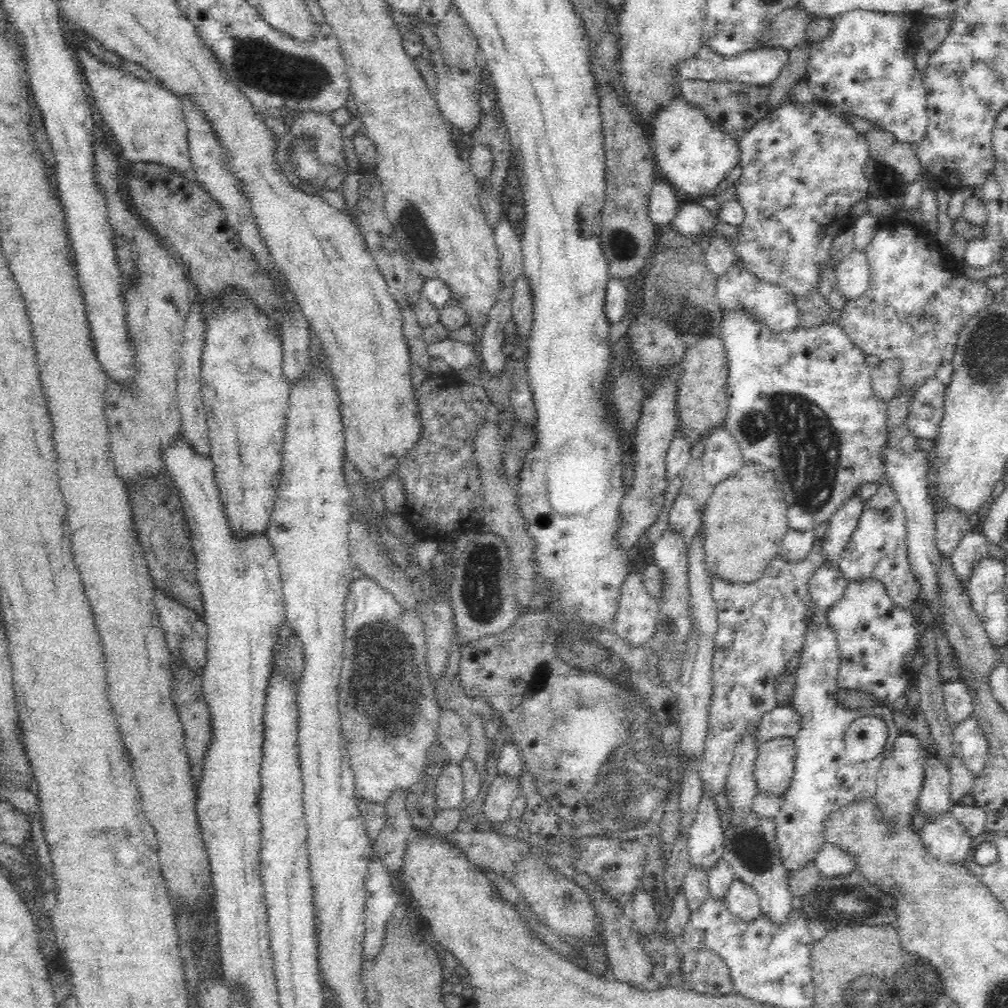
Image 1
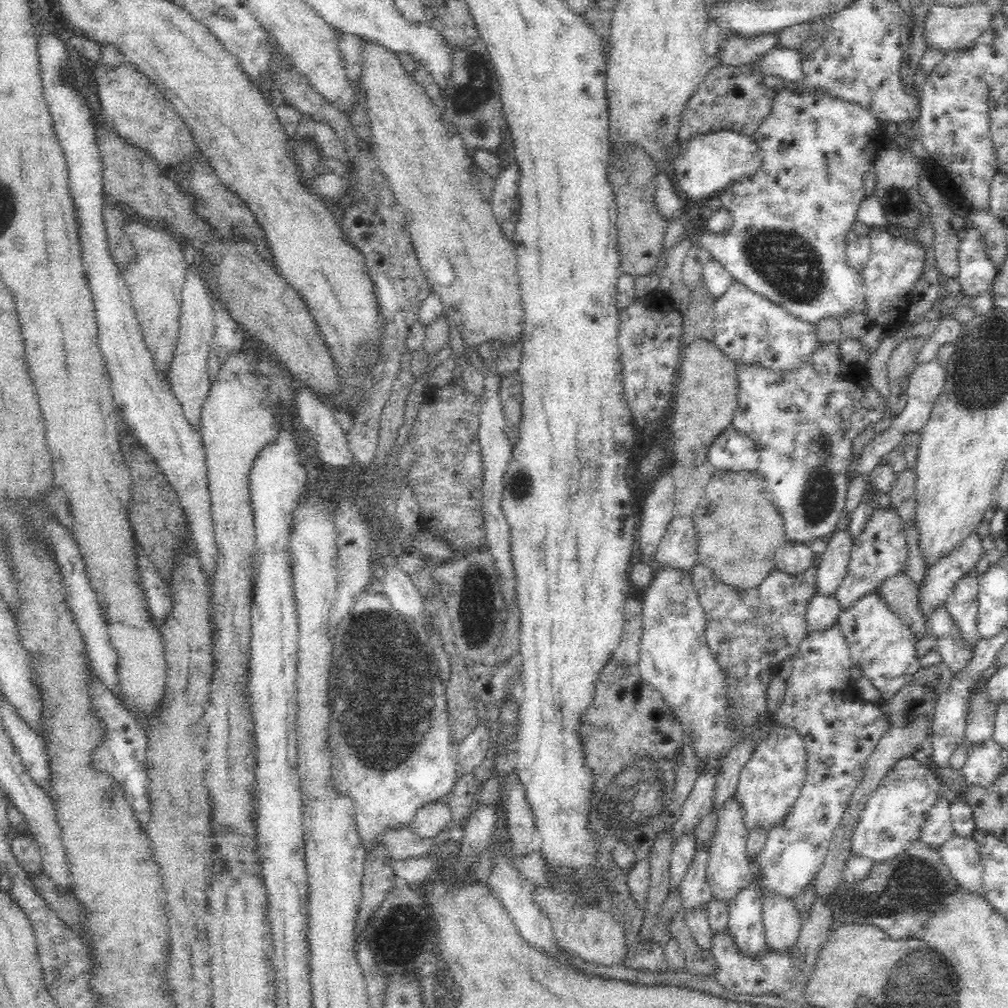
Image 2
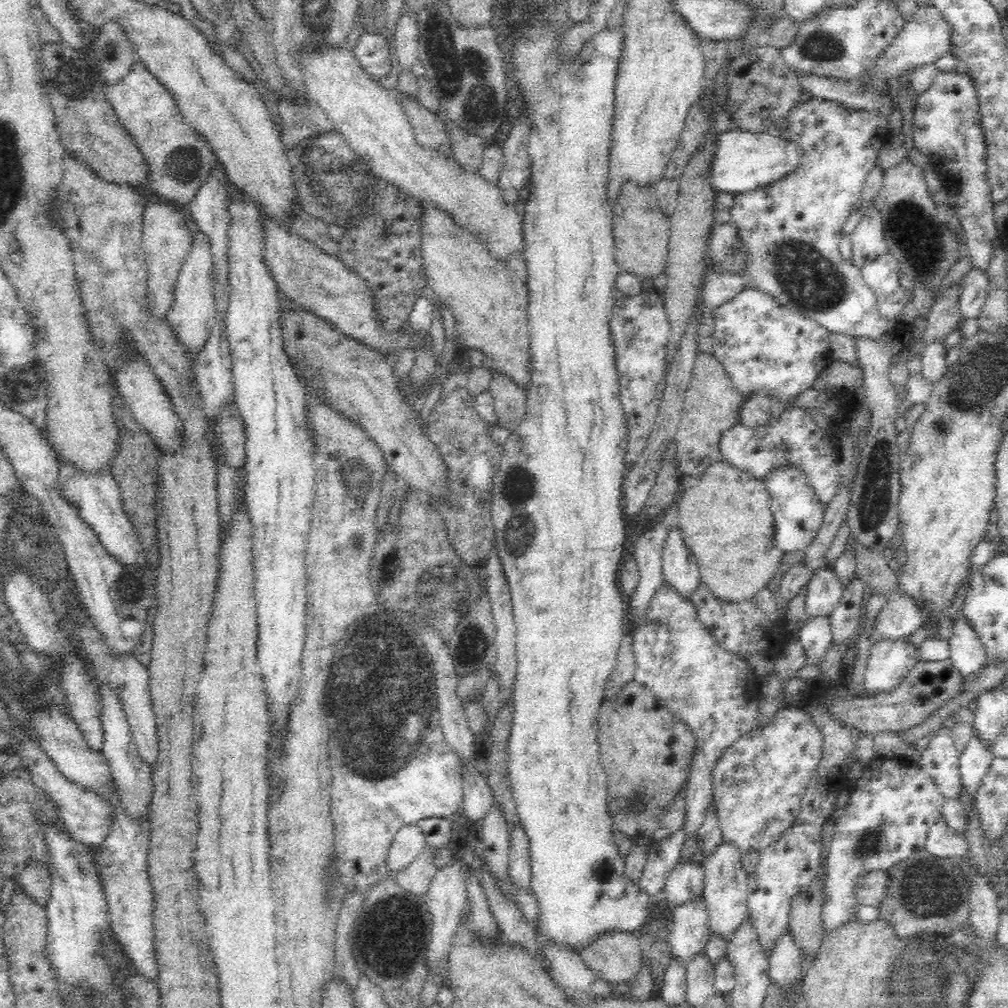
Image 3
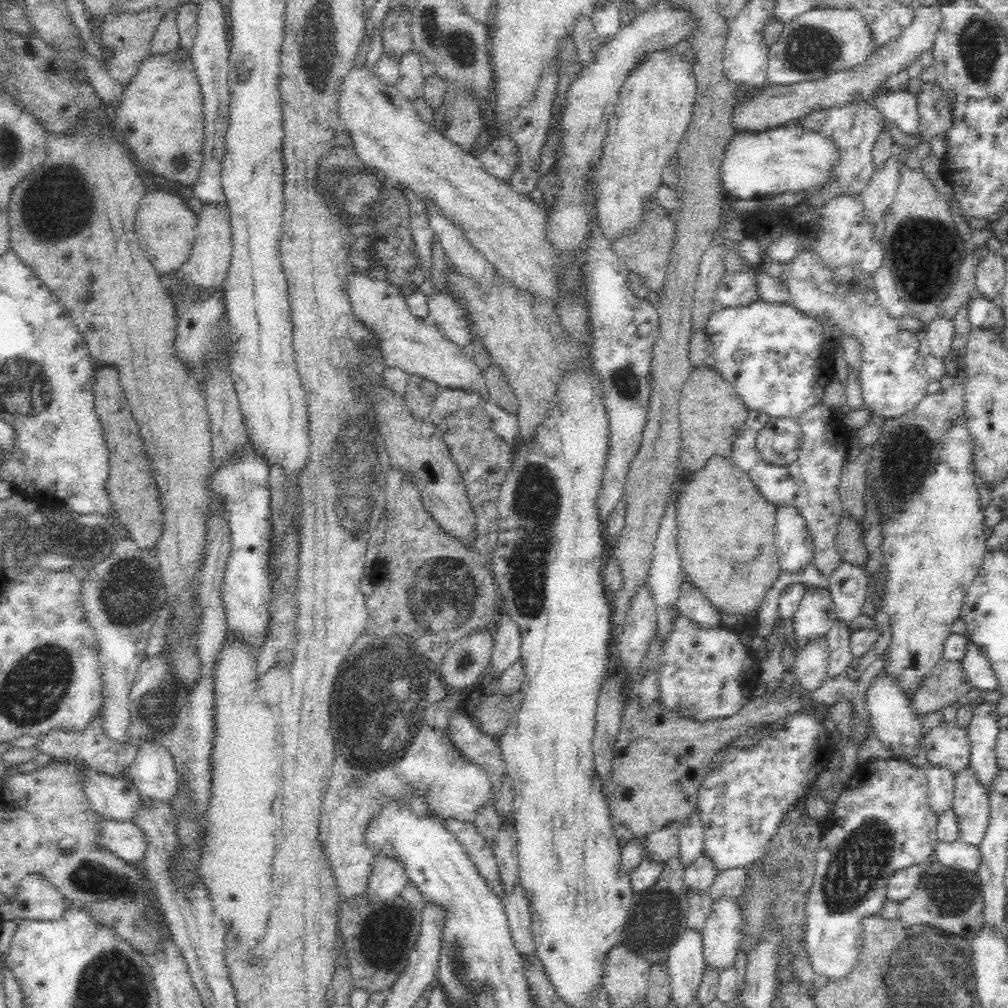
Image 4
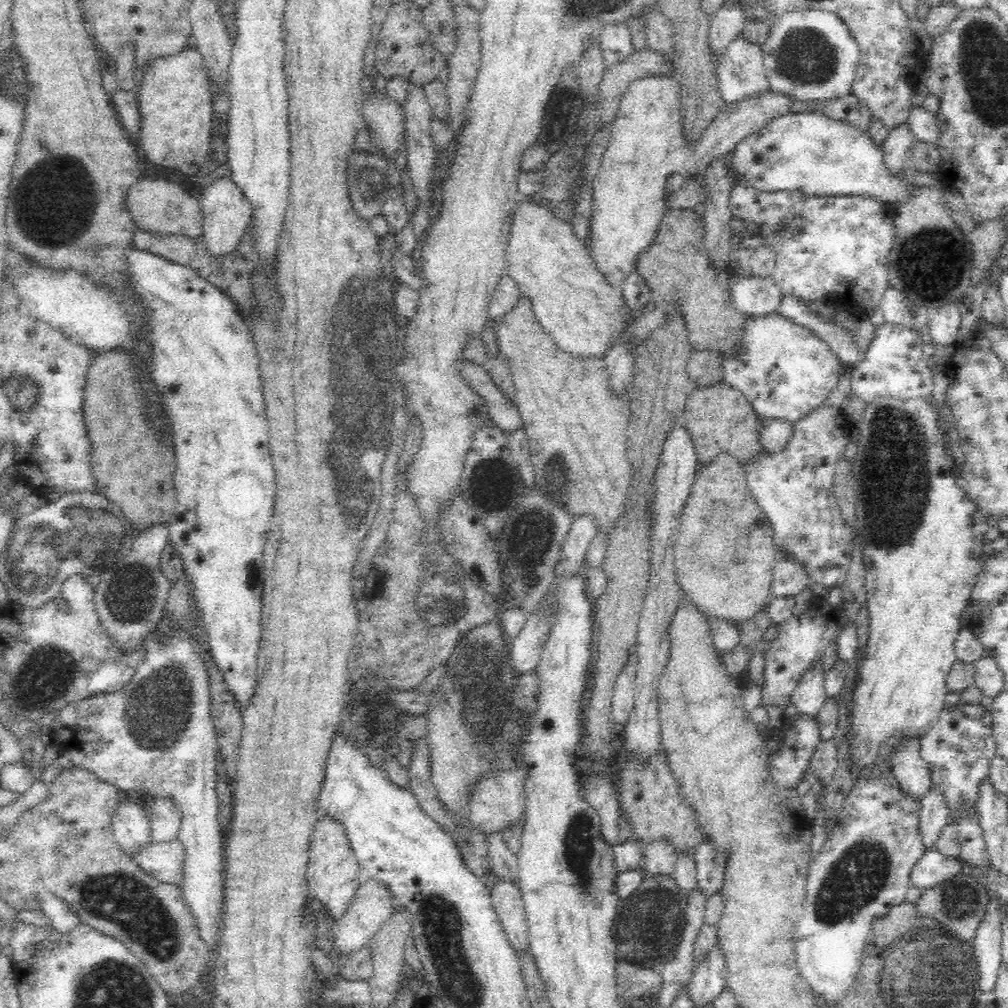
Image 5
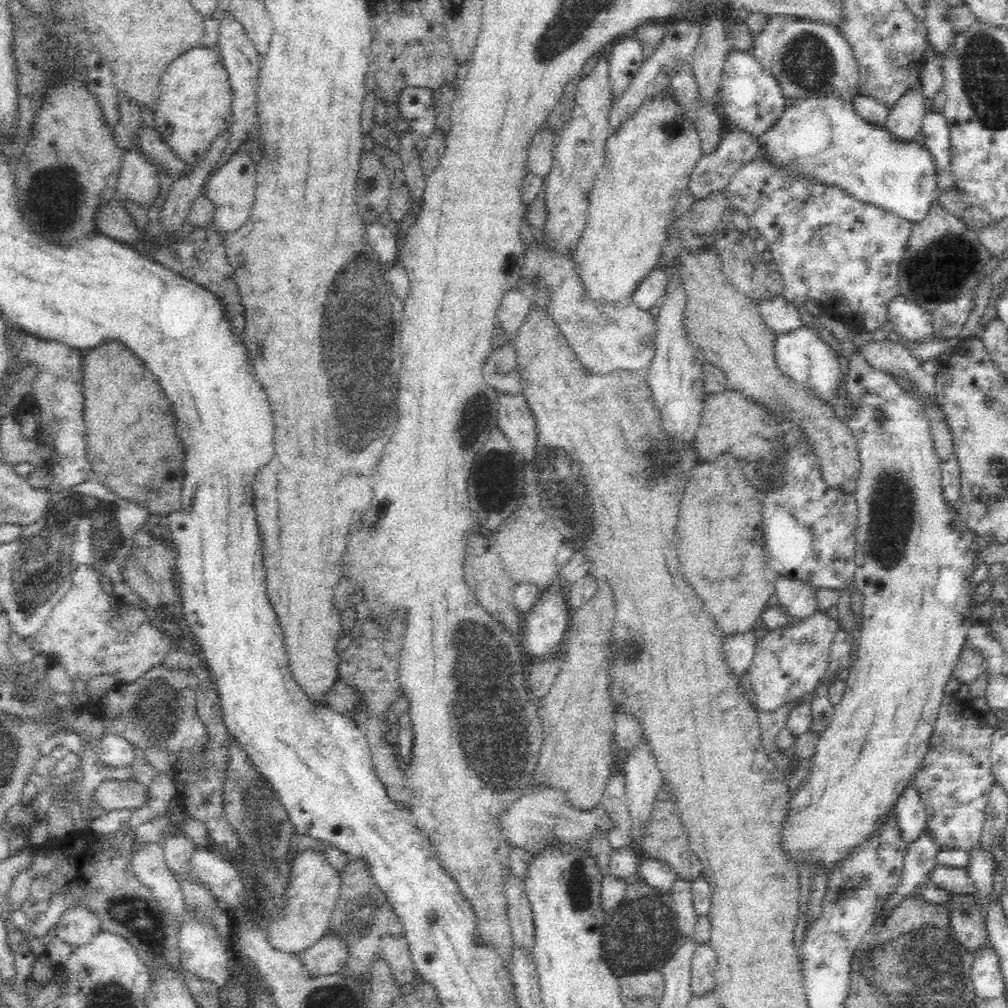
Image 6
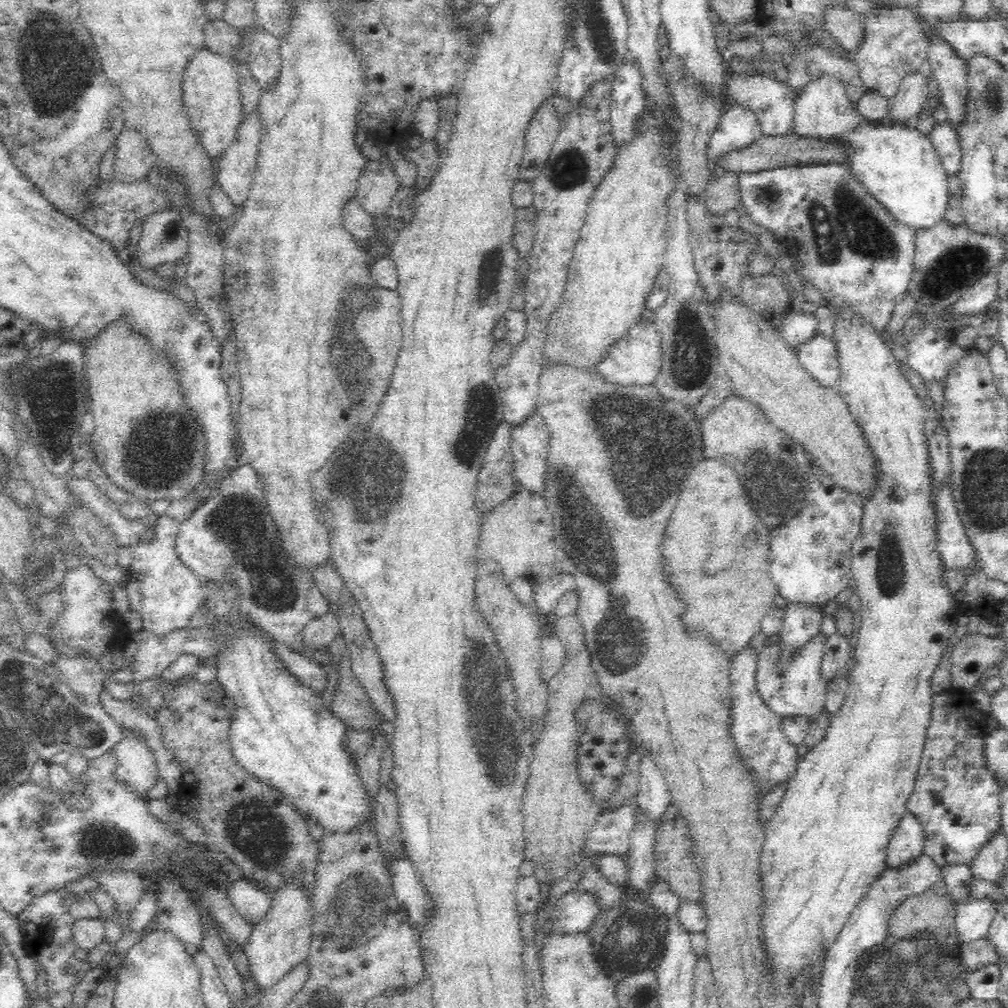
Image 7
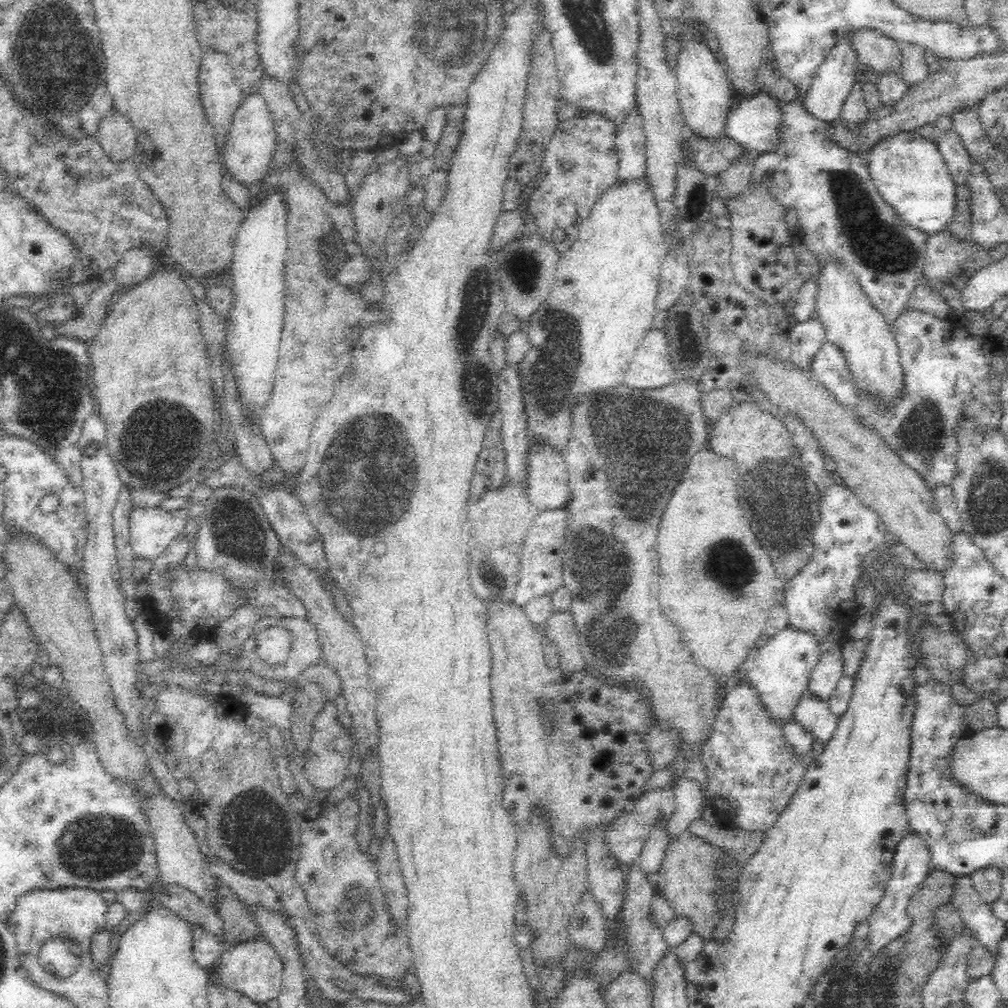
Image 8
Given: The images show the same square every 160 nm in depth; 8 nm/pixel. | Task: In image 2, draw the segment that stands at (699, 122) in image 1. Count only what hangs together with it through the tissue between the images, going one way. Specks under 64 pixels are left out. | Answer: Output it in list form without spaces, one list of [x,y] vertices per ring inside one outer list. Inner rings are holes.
[[[722,128],[716,133],[693,138],[681,148],[675,168],[671,166],[671,169],[677,174],[680,191],[688,199],[698,200],[710,194],[715,197],[717,192],[730,188],[741,180],[755,177],[764,165],[763,150],[752,135]]]

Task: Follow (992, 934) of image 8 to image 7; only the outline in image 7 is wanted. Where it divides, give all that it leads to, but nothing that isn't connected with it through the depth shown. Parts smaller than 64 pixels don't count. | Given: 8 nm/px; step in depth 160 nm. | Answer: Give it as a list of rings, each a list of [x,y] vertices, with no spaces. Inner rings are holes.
[[[956,865],[944,867],[941,870],[945,881],[945,888],[948,892],[948,898],[954,908],[978,900],[974,893],[974,882],[976,878],[968,865]]]

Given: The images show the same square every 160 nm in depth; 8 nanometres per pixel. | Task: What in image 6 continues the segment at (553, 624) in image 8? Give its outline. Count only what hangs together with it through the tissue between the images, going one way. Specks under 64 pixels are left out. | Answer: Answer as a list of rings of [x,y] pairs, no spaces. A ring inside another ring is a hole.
[[[600,581],[597,584],[595,593],[580,608],[578,608],[578,610],[572,611],[568,615],[568,618],[566,619],[566,628],[564,628],[564,632],[562,632],[562,637],[560,638],[560,641],[568,646],[566,650],[564,650],[562,666],[560,666],[560,670],[558,671],[552,686],[550,686],[550,690],[548,690],[544,696],[540,696],[540,698],[534,700],[534,703],[537,705],[537,715],[538,720],[540,721],[540,727],[542,727],[542,740],[540,740],[541,746],[538,759],[533,768],[530,794],[544,792],[544,790],[557,792],[557,797],[560,800],[560,803],[562,803],[563,808],[568,808],[579,814],[590,814],[590,812],[594,812],[596,806],[599,806],[599,802],[601,801],[605,790],[605,785],[607,784],[613,769],[611,744],[613,741],[612,734],[615,732],[615,712],[612,703],[608,700],[606,688],[606,682],[608,682],[608,679],[606,679],[606,656],[608,655],[608,649],[605,648],[606,640],[608,640],[608,626],[610,626],[610,622],[612,622],[612,614],[614,614],[612,608],[614,608],[614,605],[612,605],[612,599],[610,599],[610,588],[608,588],[608,585]]]

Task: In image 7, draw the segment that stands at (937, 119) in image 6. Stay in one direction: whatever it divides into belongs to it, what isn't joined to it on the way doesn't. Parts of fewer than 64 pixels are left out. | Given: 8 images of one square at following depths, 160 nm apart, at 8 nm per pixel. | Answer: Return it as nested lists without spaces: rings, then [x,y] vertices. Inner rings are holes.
[[[944,122],[936,125],[929,133],[929,137],[949,176],[958,174],[961,165],[959,132]]]

